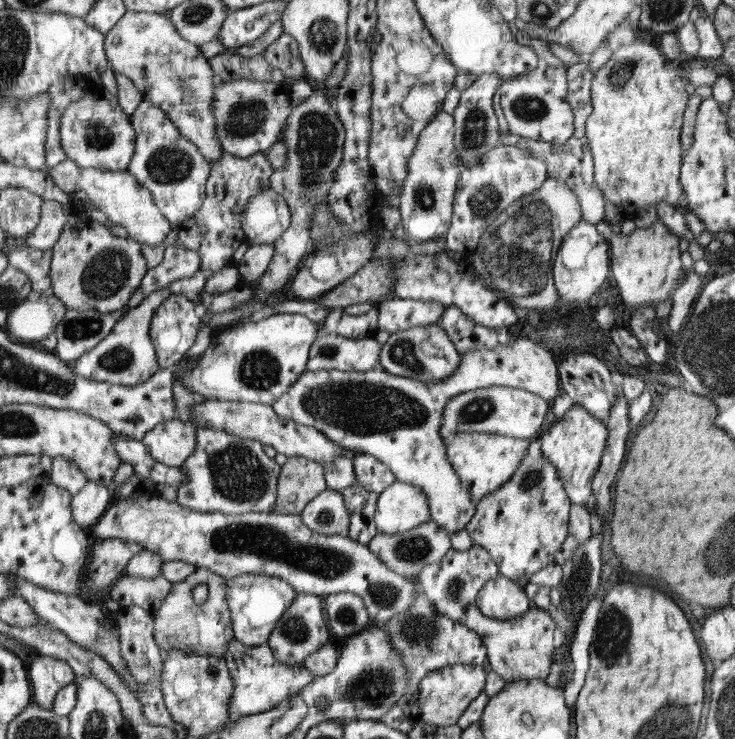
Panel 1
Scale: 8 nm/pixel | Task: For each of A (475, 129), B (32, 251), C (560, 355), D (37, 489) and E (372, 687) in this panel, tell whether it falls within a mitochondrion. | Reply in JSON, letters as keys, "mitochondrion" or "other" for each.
{"A":"mitochondrion","B":"other","C":"other","D":"other","E":"mitochondrion"}

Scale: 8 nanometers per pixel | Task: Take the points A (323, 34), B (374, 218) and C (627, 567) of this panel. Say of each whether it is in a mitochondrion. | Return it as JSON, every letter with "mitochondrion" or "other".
{"A":"mitochondrion","B":"other","C":"other"}

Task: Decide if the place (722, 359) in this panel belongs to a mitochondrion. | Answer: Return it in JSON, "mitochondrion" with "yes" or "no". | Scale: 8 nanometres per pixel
{"mitochondrion":"yes"}

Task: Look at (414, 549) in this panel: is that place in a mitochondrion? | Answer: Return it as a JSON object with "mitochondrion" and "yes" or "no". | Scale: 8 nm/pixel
{"mitochondrion":"yes"}

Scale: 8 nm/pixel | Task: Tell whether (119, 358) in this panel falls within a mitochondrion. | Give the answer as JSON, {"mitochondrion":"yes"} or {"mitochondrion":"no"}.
{"mitochondrion":"yes"}

